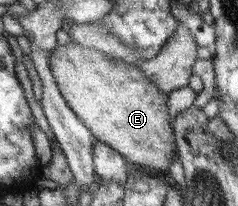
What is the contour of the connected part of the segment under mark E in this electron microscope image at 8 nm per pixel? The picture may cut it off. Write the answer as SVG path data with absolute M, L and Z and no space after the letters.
M76 41L57 45L49 63L64 100L98 141L108 143L129 164L154 174L168 170L174 156L174 134L166 106L168 94L143 70Z

